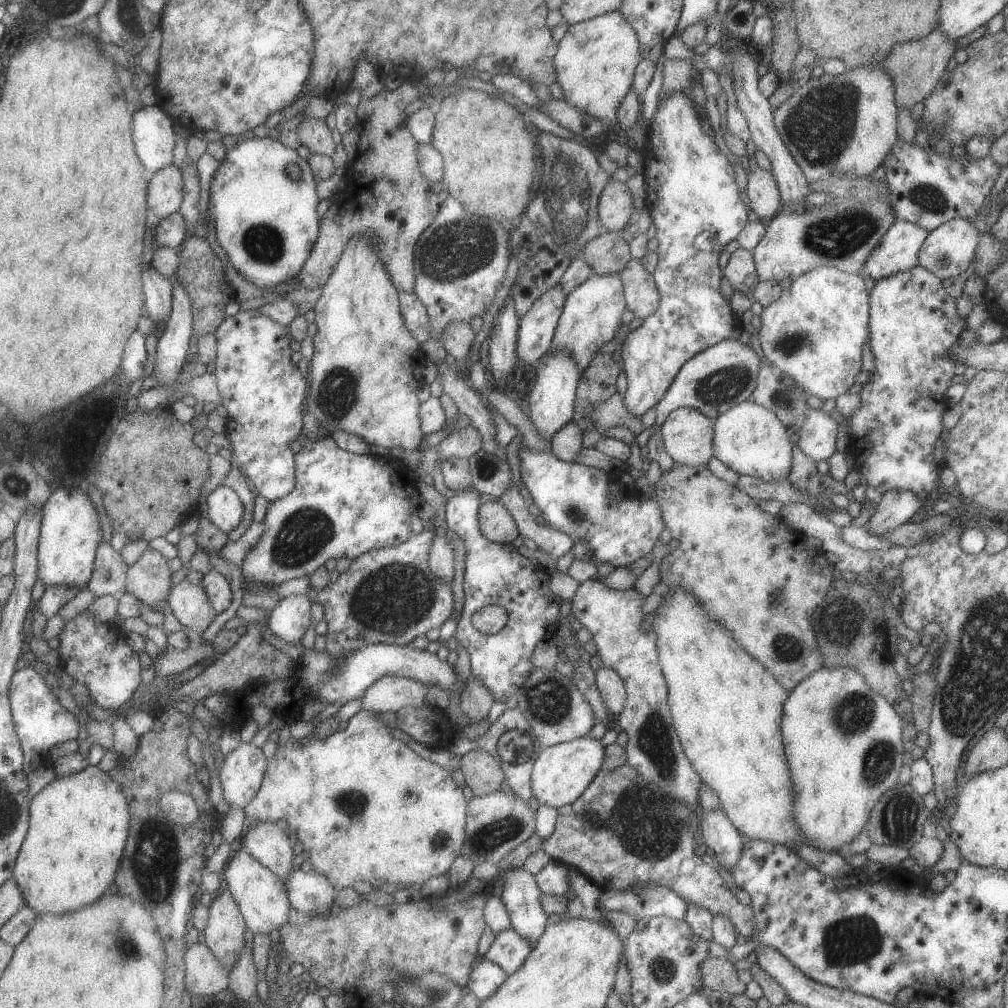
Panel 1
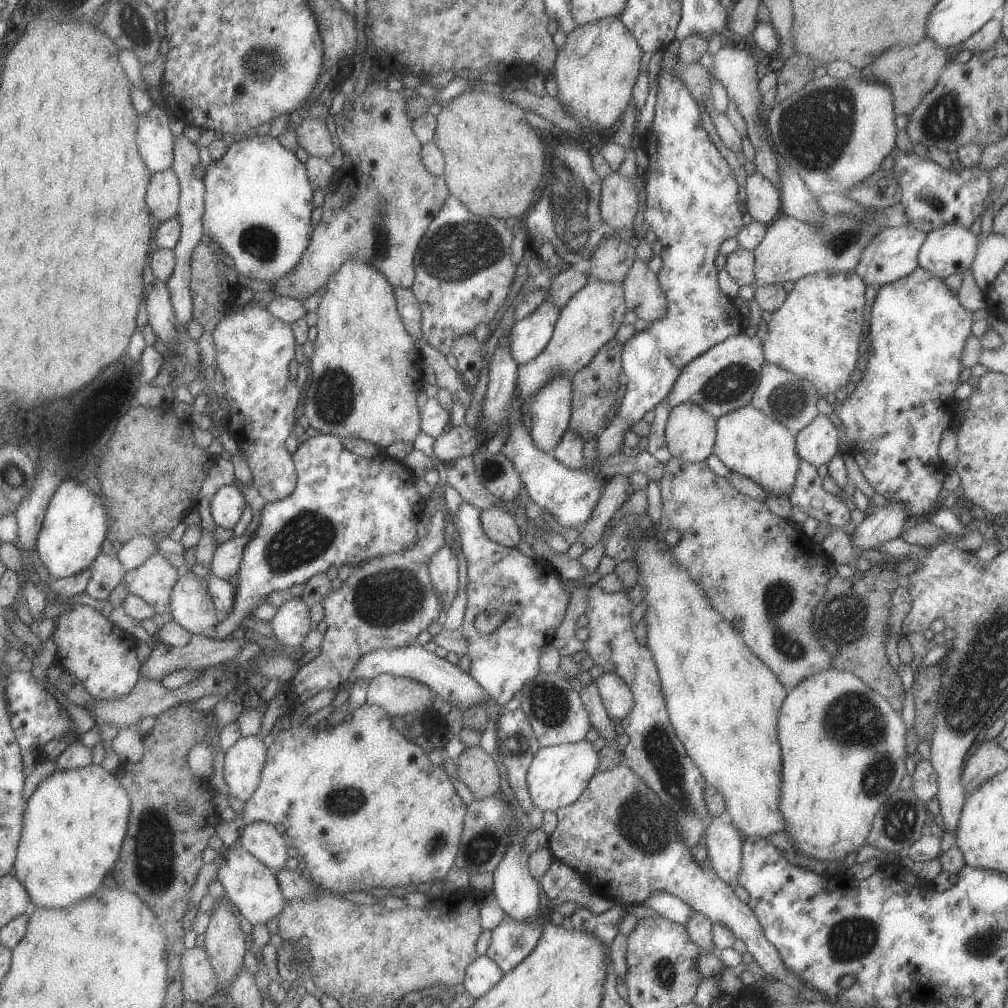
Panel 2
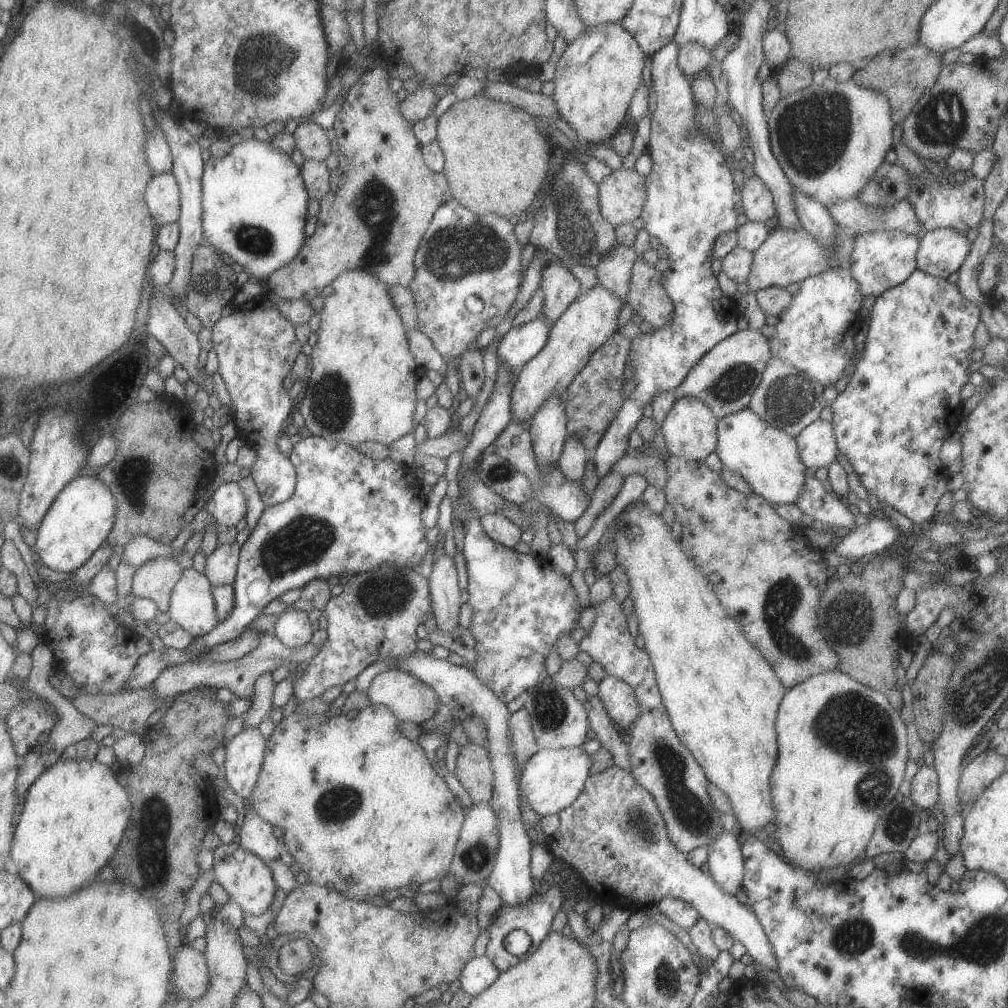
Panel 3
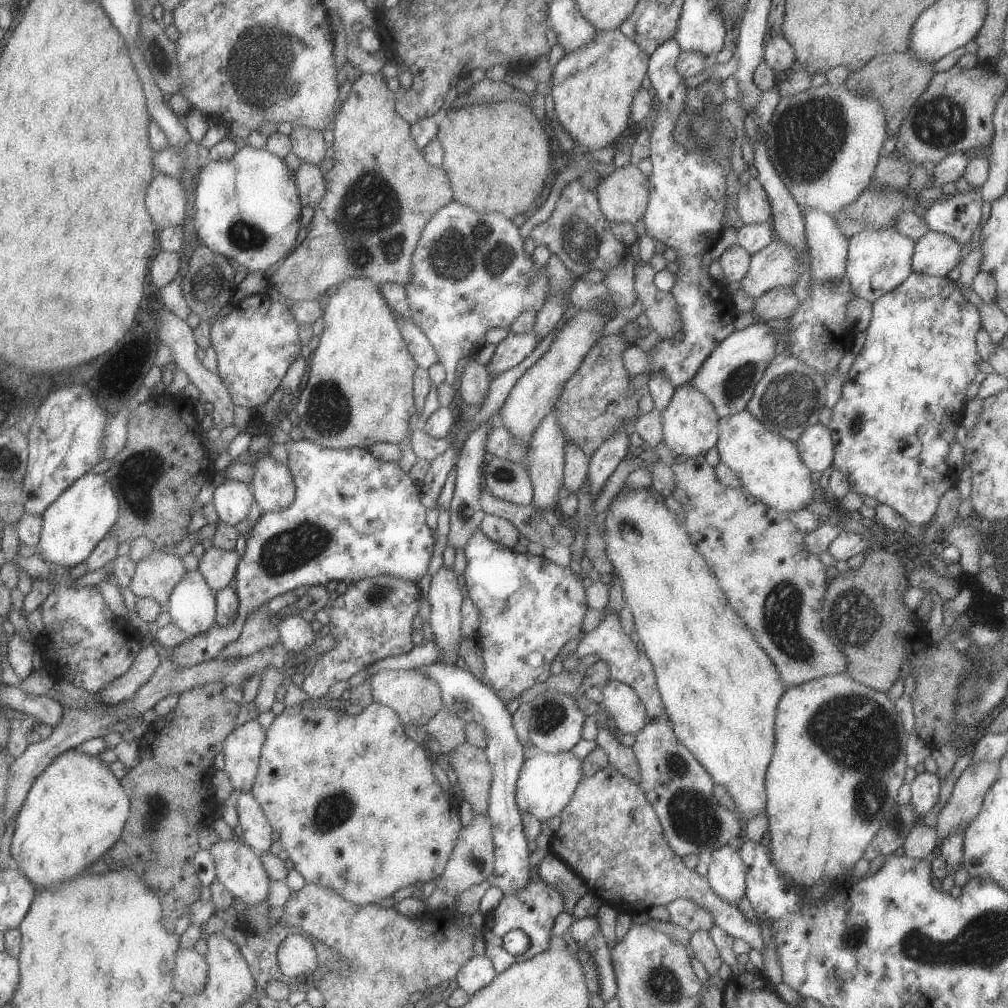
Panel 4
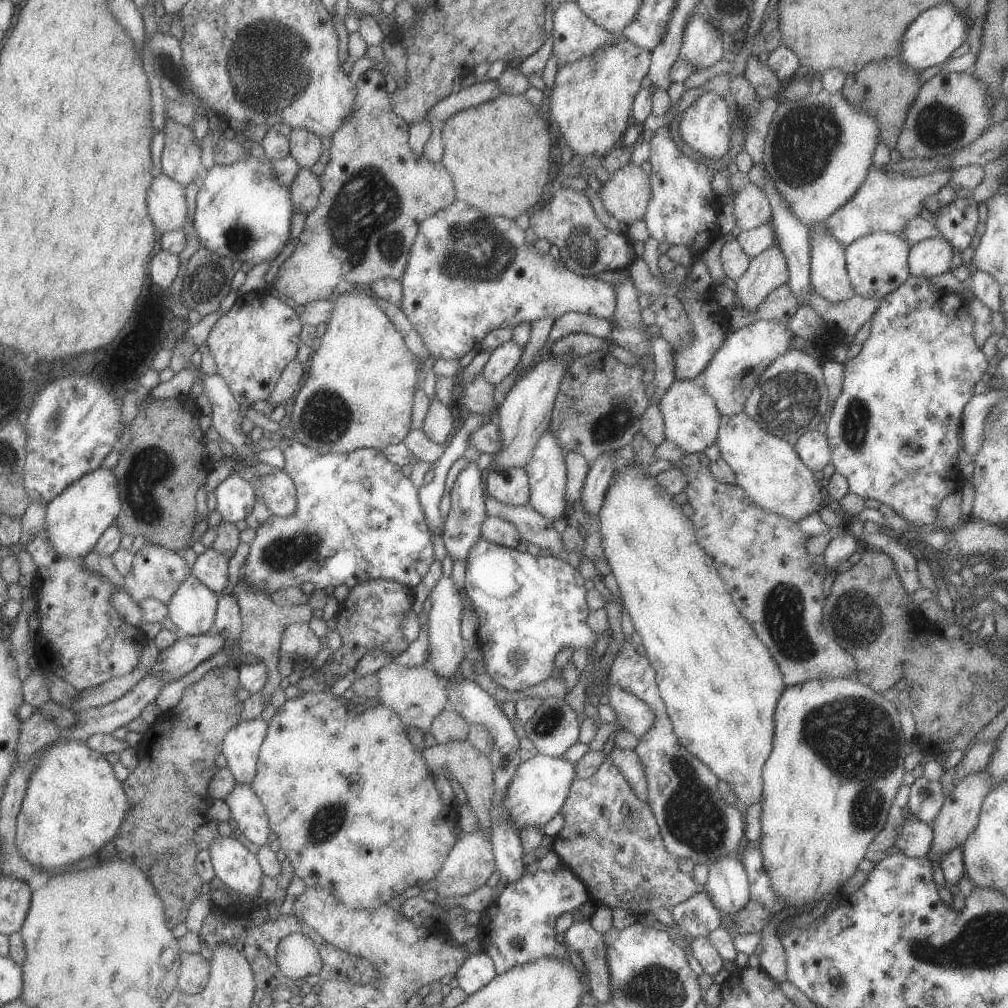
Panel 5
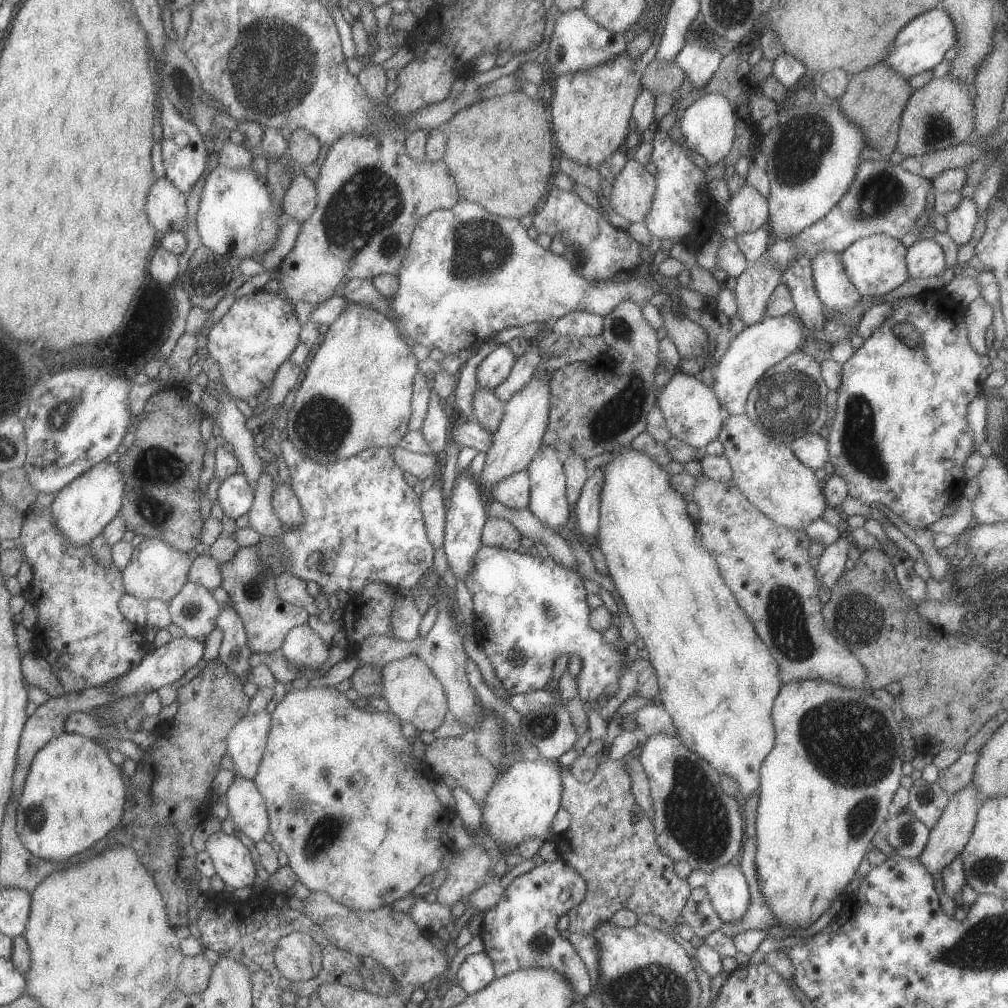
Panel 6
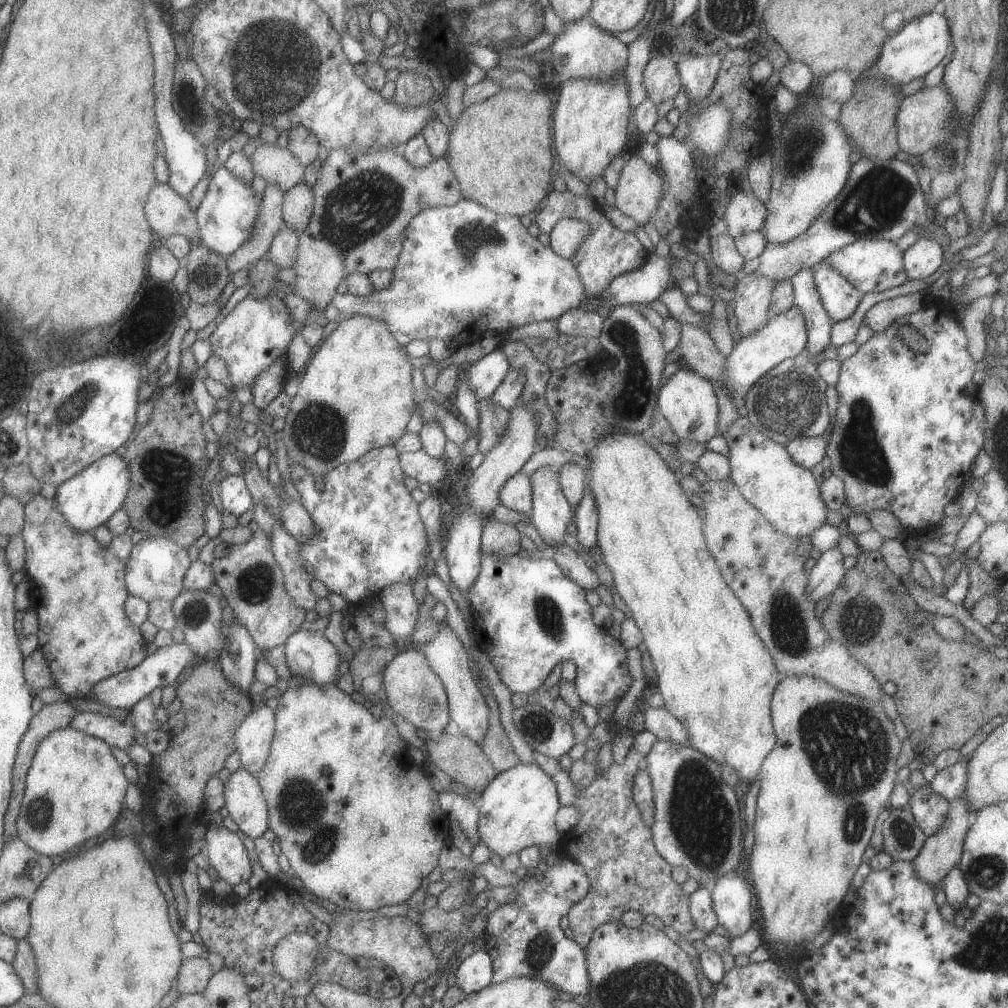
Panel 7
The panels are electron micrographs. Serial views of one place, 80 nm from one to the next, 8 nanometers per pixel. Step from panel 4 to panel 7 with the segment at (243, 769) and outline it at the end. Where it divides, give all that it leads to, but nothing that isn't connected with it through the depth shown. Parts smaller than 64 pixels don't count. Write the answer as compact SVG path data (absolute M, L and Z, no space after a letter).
M263 705L250 711L234 732L234 747L240 756L239 766L252 775L259 772L266 763L274 735L274 724L274 711Z

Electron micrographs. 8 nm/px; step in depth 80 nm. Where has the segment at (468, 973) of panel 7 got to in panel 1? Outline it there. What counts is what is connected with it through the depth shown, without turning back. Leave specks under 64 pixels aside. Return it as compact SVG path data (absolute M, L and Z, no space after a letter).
M483 959L469 972L467 986L470 993L483 1001L505 982L507 976L501 966Z

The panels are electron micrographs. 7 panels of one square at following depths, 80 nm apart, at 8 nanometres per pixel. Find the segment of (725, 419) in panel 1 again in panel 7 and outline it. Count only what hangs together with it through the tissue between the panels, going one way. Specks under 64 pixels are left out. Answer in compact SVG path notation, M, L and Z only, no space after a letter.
M747 416L737 417L737 420L723 436L728 446L726 457L730 462L729 480L735 483L743 498L746 498L749 504L752 504L775 530L788 537L809 537L814 530L825 523L825 514L827 514L828 508L820 495L820 479L813 477L809 469L801 468L795 464L784 446L761 434L761 431L758 431L749 422Z

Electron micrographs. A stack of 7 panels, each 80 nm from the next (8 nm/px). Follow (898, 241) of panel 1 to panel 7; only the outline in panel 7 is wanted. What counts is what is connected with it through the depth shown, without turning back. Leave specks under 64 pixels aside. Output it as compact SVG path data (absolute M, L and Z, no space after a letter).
M871 235L855 239L845 247L835 249L826 256L826 261L833 270L848 280L862 294L866 292L881 292L899 286L907 280L902 265L902 252L894 242Z

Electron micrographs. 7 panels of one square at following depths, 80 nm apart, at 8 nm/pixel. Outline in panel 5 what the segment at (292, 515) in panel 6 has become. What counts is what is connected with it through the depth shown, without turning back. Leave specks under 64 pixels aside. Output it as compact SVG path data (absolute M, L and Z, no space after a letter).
M283 469L252 481L256 498L259 497L272 515L289 516L296 509L296 488Z

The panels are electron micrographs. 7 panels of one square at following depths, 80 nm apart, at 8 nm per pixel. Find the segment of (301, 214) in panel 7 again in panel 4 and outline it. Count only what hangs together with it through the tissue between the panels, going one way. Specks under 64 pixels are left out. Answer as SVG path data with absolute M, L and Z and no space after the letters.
M302 162L294 172L294 183L302 207L313 208L314 204L317 204L324 195L324 176L317 165Z

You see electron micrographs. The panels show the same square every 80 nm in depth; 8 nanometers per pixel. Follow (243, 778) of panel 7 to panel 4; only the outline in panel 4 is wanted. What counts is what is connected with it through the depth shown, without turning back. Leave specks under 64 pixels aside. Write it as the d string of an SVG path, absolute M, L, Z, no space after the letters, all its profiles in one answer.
M250 791L235 792L235 794L235 810L243 832L243 842L260 855L268 851L269 846L273 843L271 841L273 829Z

